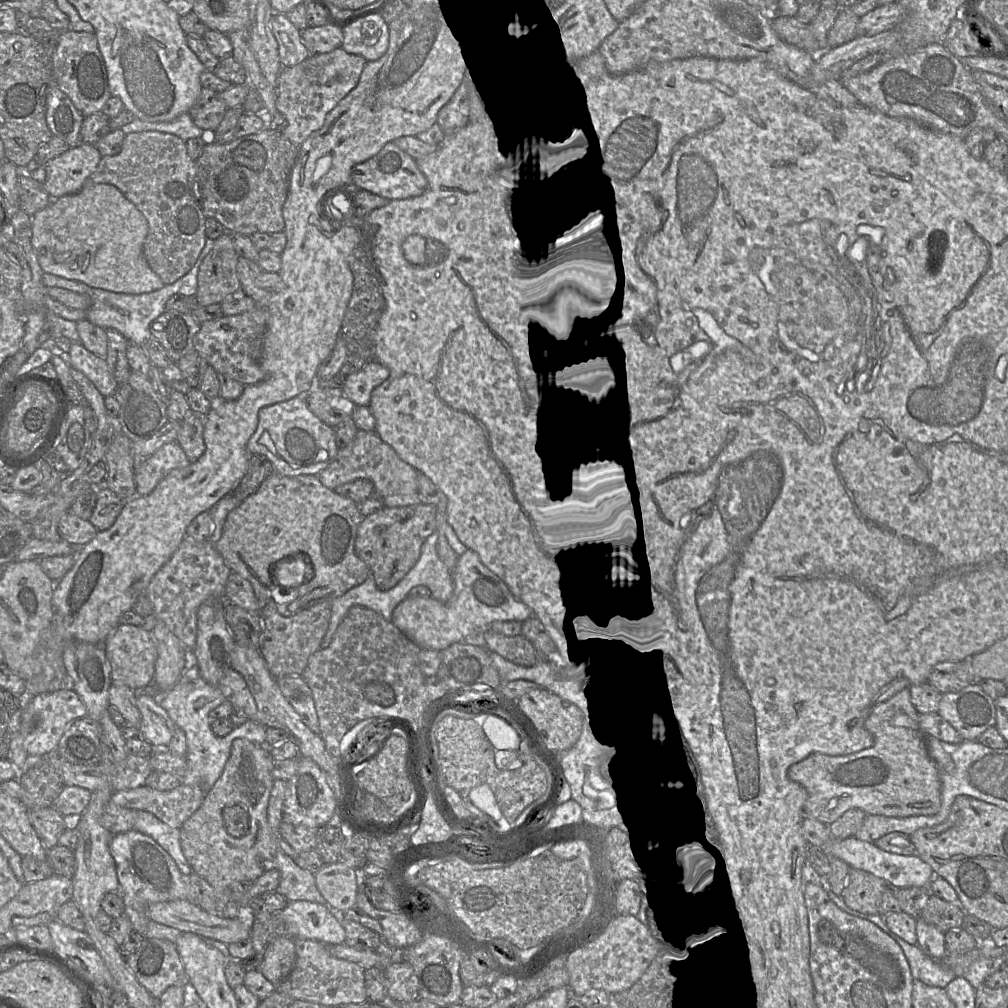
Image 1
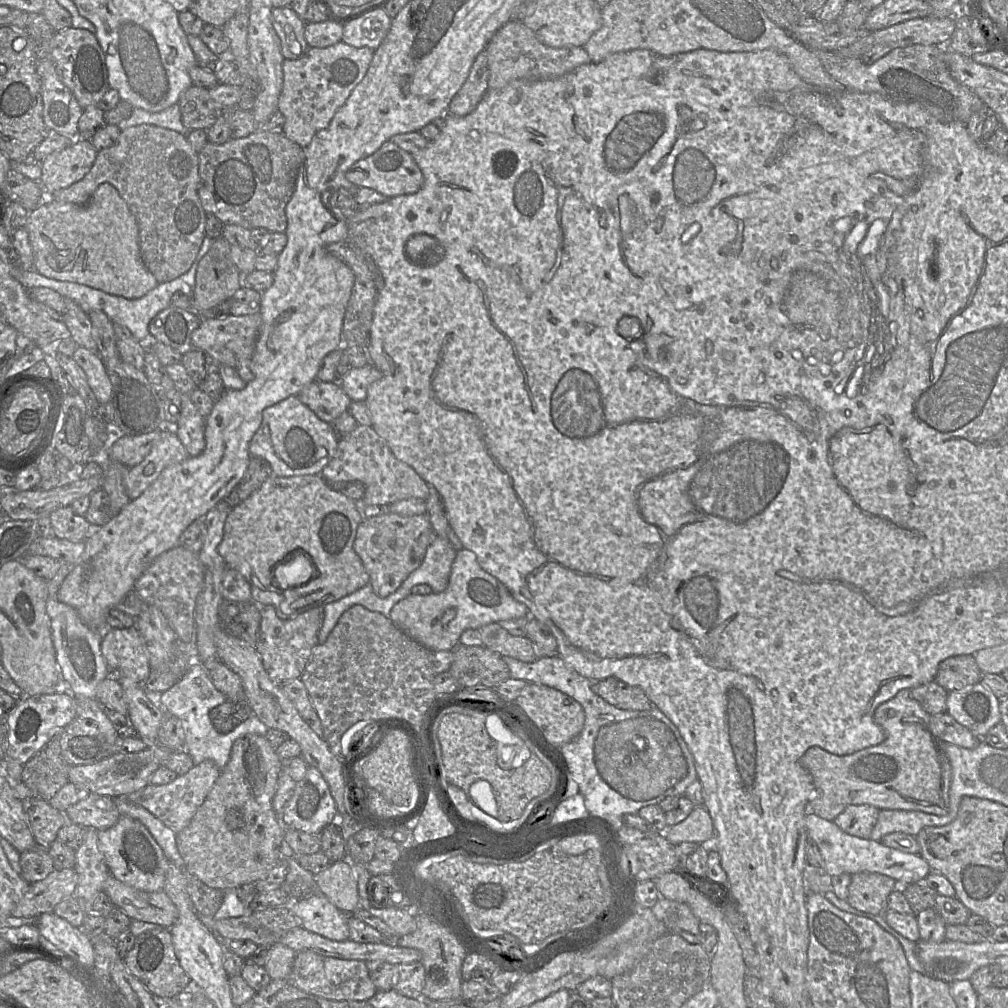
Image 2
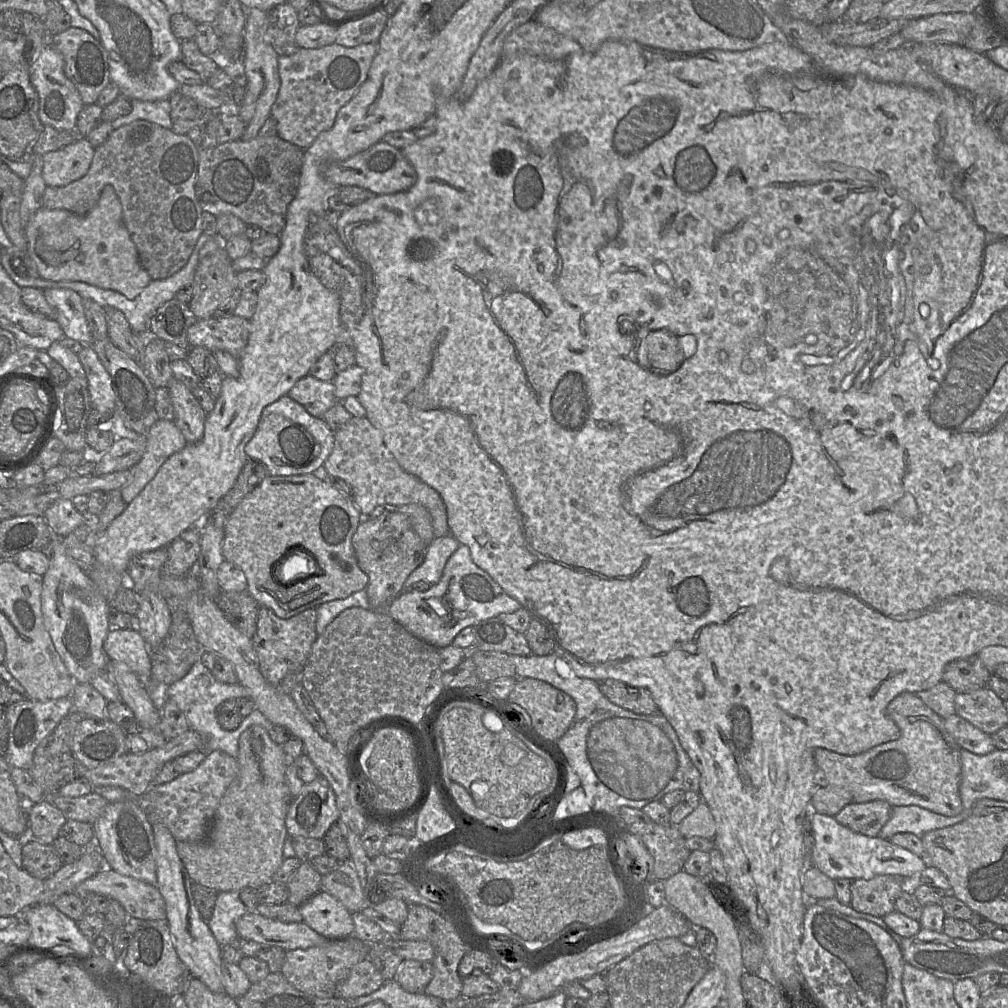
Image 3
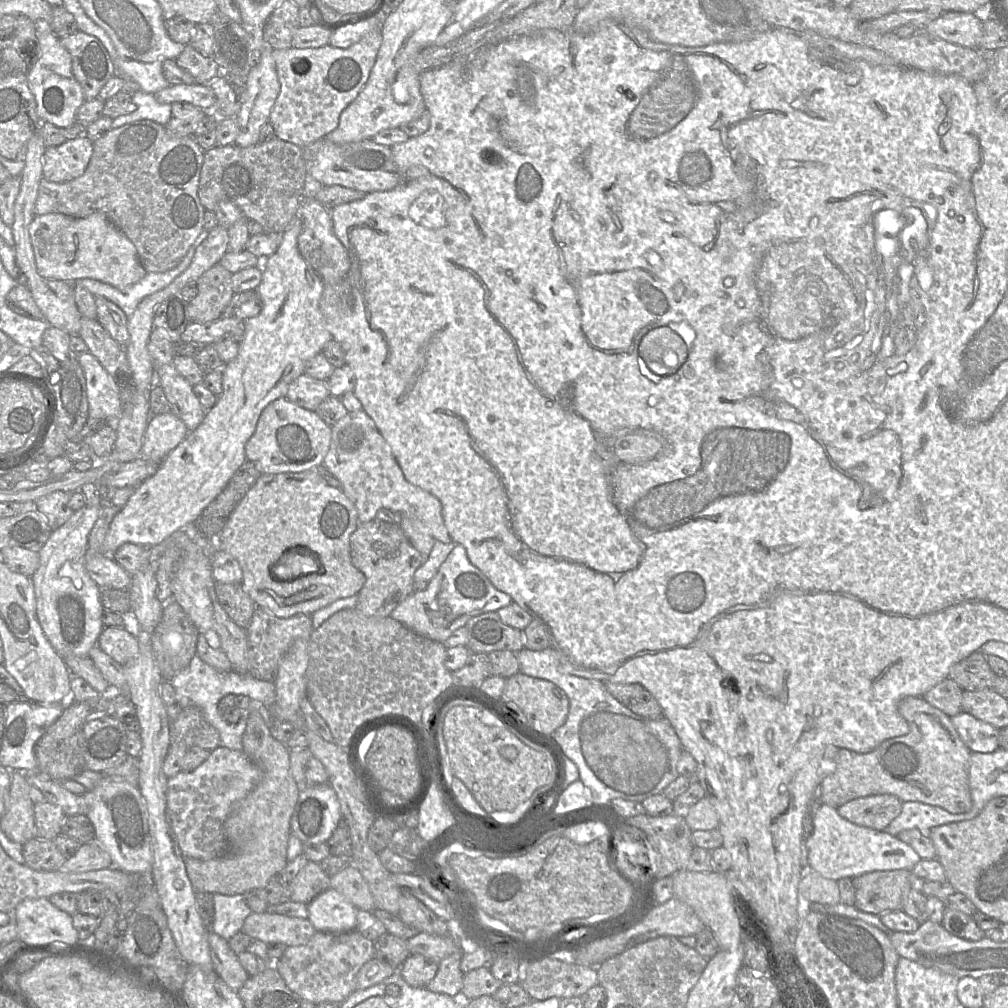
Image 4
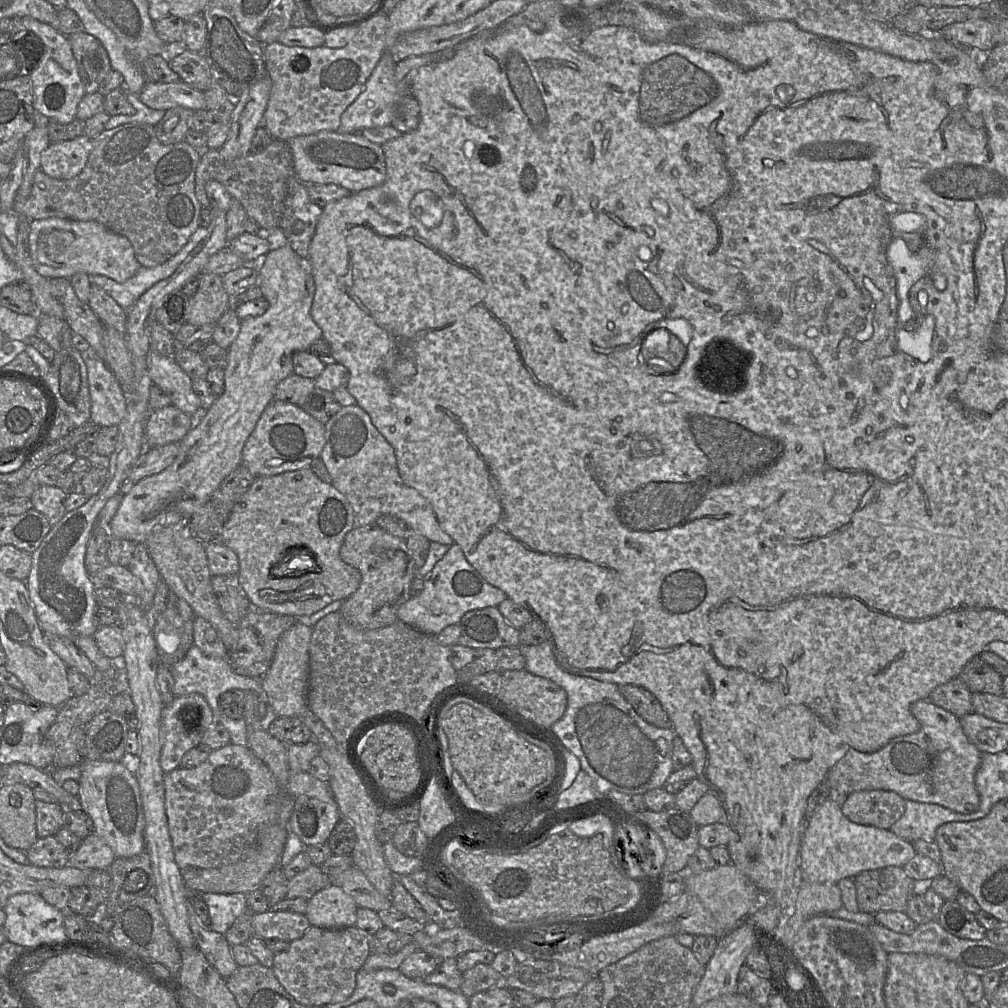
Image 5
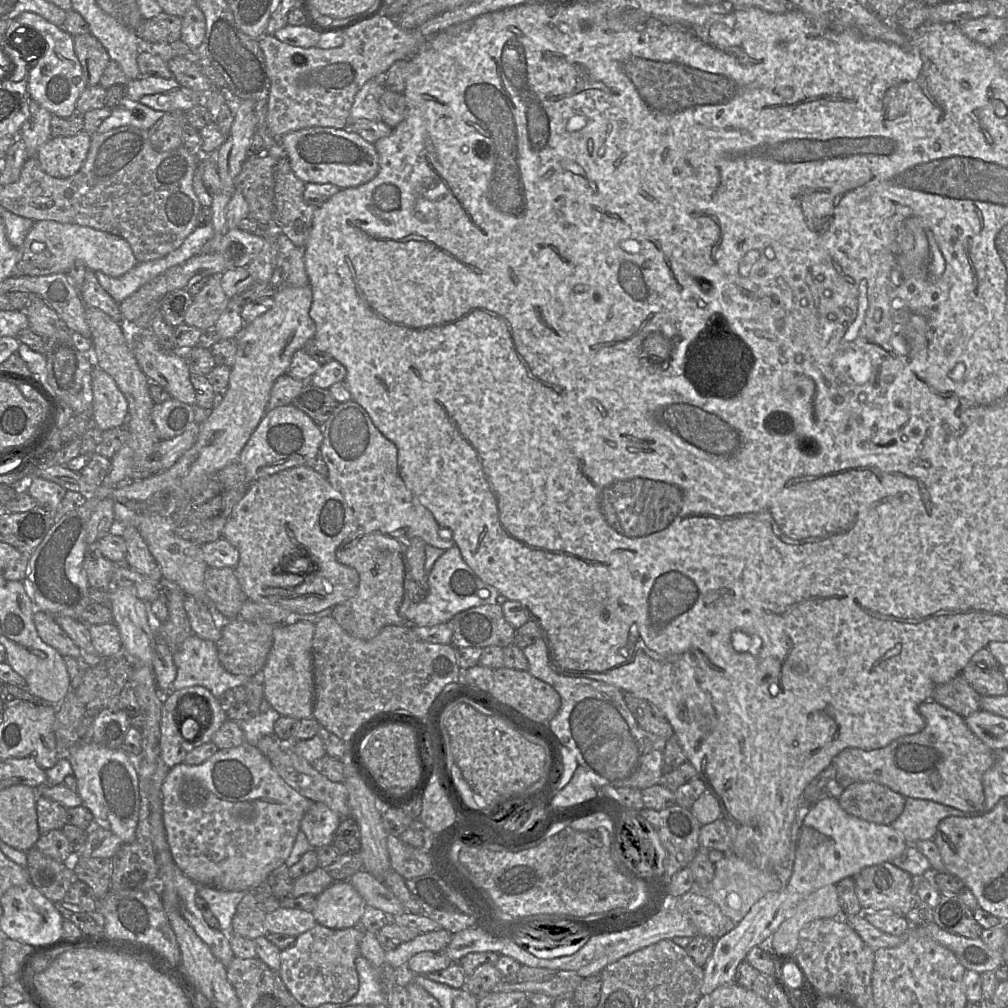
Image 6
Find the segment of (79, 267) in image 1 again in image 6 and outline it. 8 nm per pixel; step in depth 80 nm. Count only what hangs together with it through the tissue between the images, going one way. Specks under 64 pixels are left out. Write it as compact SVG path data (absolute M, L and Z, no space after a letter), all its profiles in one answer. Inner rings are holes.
M37 220L20 249L20 260L16 263L12 276L67 273L76 260L83 261L90 270L98 270L111 277L122 276L138 262L129 243L120 236L78 224Z

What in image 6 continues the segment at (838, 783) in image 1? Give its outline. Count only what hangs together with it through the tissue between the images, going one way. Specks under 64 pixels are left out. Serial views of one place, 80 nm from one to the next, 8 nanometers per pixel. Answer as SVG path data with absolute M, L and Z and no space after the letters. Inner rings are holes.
M935 701L921 703L918 712L925 720L925 727L920 732L902 736L883 748L874 750L846 748L840 752L833 760L836 781L840 787L856 782L876 782L905 798L931 800L970 814L982 813L985 802L982 776L993 766L995 752L974 735L962 716Z

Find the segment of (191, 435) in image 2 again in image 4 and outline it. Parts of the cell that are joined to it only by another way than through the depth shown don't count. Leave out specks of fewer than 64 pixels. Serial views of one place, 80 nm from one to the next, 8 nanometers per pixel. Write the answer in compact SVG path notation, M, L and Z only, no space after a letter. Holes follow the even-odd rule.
M173 364L155 371L155 383L161 386L171 406L171 412L180 418L191 432L203 421L206 410L193 392L193 386L178 373Z

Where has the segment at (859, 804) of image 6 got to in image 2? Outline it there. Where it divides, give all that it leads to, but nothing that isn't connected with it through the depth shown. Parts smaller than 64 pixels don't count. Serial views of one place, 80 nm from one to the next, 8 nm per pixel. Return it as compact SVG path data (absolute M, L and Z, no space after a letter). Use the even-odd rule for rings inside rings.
M868 804L849 805L833 822L849 835L869 839L879 811L878 808Z

